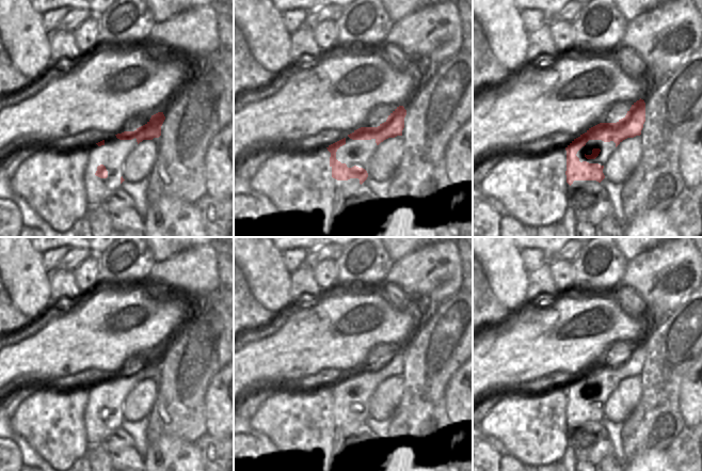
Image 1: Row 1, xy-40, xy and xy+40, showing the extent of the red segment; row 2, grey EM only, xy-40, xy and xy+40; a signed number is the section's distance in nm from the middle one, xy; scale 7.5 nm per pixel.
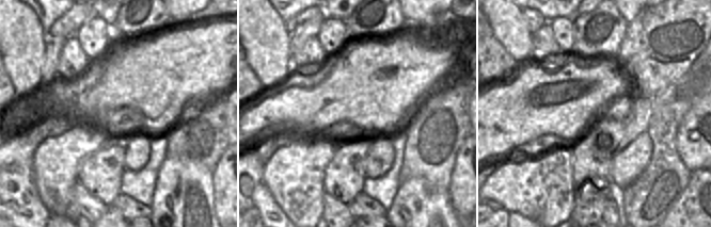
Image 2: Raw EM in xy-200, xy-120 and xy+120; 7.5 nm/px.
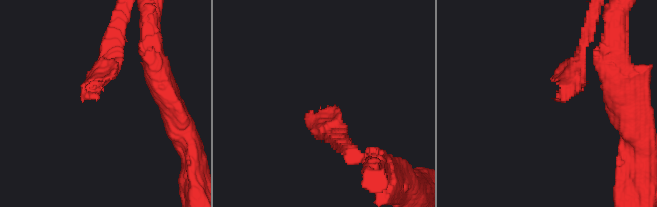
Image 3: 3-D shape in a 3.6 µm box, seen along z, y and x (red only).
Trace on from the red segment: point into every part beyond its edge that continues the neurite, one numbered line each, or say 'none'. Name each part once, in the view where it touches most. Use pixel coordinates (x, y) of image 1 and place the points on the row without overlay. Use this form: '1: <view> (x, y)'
1: xy+40 (606, 388)

